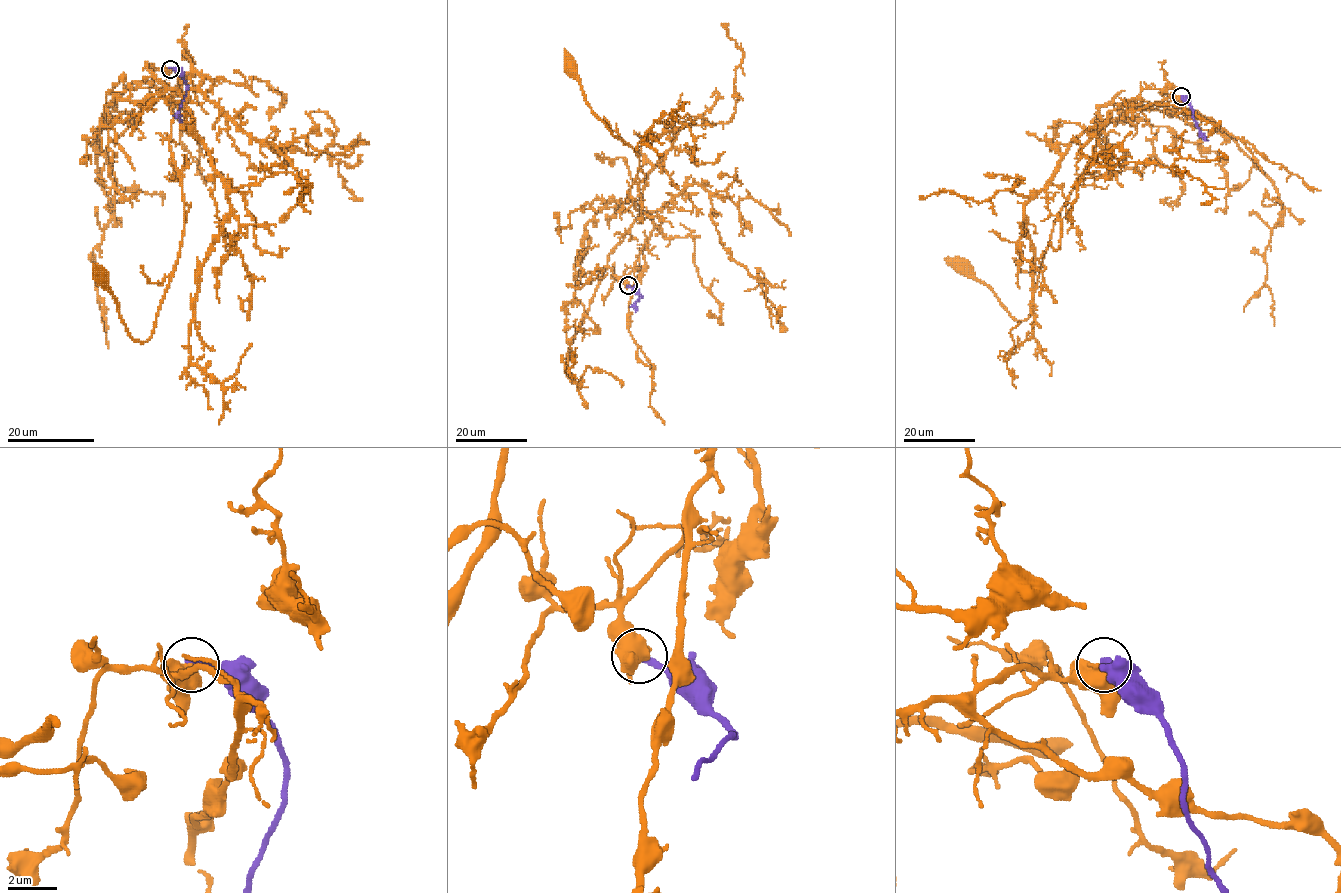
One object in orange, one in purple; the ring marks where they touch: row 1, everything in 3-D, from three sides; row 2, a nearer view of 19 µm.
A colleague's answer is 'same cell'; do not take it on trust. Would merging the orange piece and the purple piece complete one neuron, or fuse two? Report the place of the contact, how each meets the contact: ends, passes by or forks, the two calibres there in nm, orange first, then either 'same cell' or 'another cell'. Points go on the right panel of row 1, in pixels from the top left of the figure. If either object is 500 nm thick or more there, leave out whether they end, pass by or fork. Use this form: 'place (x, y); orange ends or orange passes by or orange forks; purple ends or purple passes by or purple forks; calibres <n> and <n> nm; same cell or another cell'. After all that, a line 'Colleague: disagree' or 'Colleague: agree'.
place (1181, 96); calibres 750 and 320 nm; another cell
Colleague: disagree

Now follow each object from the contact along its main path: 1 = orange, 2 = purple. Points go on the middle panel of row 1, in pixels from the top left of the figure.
1: (628, 285), (625, 277), (653, 229), (651, 213), (640, 212), (627, 197), (639, 157), (592, 112), (570, 66)
2: (628, 286), (641, 297), (635, 303), (636, 311)

